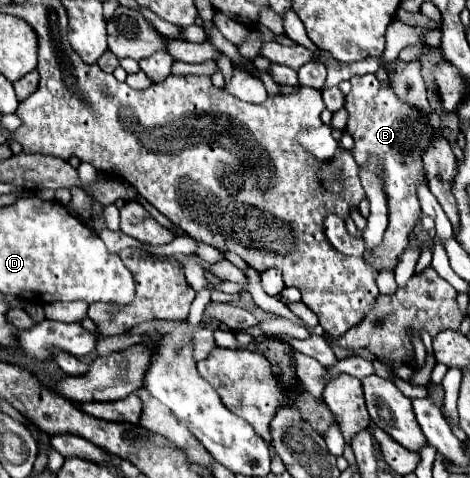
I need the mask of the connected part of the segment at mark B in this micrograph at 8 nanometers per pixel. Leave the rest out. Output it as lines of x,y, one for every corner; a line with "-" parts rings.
365,74
365,76
353,76
351,80
351,92
347,94
345,100
345,110
349,112
347,120
347,132
355,140
353,158
357,164
365,164
371,156
375,156
383,164
385,172
385,194
389,202
389,226
383,236
383,244
371,252
371,256
363,256
377,272
381,268
395,270
399,256
405,252
409,244
409,232
413,230
415,222
421,218
421,206
417,200
417,186
427,182
425,180
425,170
423,170
423,150
431,144
435,136
441,136
439,130
439,116
431,112
425,116
417,108
401,102
389,82
379,82
375,74

